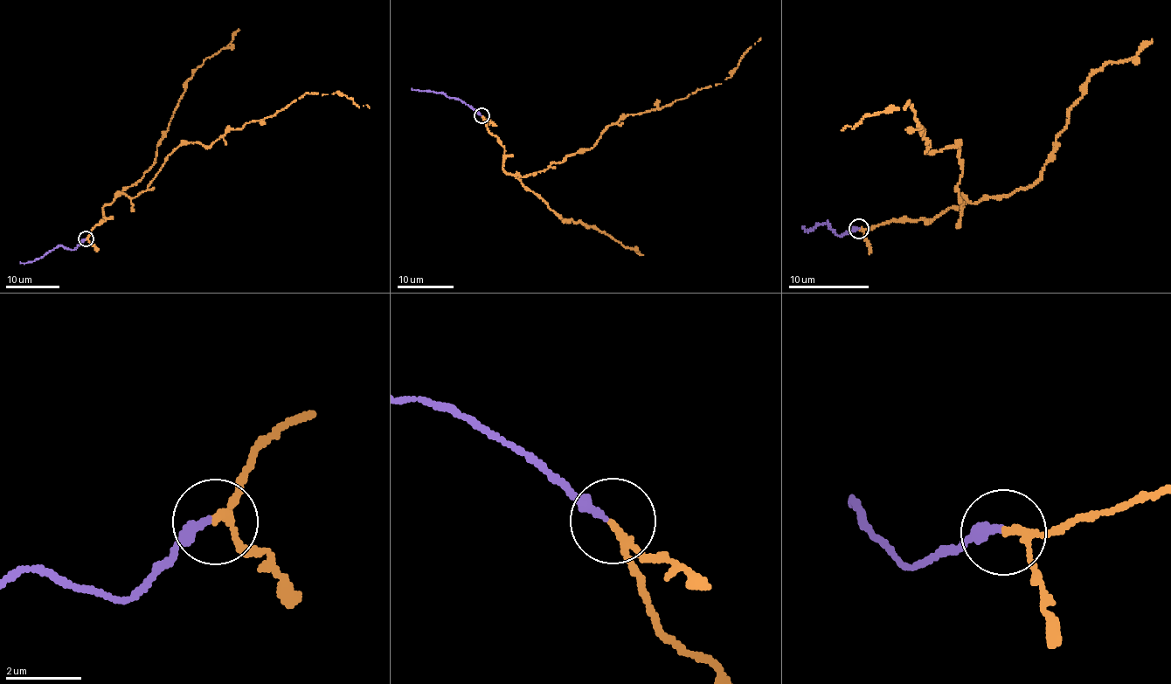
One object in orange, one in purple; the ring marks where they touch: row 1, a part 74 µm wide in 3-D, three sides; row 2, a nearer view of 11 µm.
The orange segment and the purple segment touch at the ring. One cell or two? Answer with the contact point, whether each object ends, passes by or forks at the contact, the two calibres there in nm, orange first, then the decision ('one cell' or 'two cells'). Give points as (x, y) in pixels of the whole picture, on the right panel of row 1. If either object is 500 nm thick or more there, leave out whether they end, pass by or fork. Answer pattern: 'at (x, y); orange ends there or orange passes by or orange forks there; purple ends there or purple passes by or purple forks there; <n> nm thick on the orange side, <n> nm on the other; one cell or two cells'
at (859, 229); orange passes by; purple ends there; 160 nm thick on the orange side, 280 nm on the other; one cell

